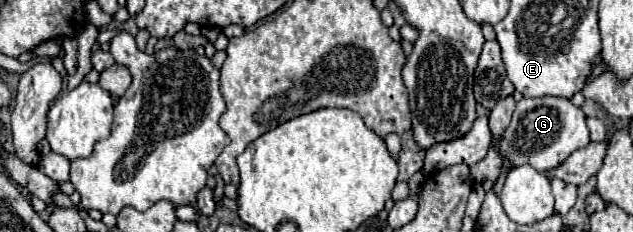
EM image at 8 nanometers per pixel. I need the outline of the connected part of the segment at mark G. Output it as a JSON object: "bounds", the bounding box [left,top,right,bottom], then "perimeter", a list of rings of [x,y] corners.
{"bounds":[471,97,589,191],"perimeter":[[[541,97],[541,99],[521,99],[513,111],[513,119],[505,133],[497,139],[493,137],[489,153],[479,163],[471,165],[471,175],[479,181],[485,191],[493,187],[493,183],[503,173],[503,161],[509,159],[511,169],[521,165],[531,165],[539,173],[549,173],[559,167],[573,151],[589,145],[589,129],[585,125],[585,113],[575,107],[569,99],[561,97]]]}

